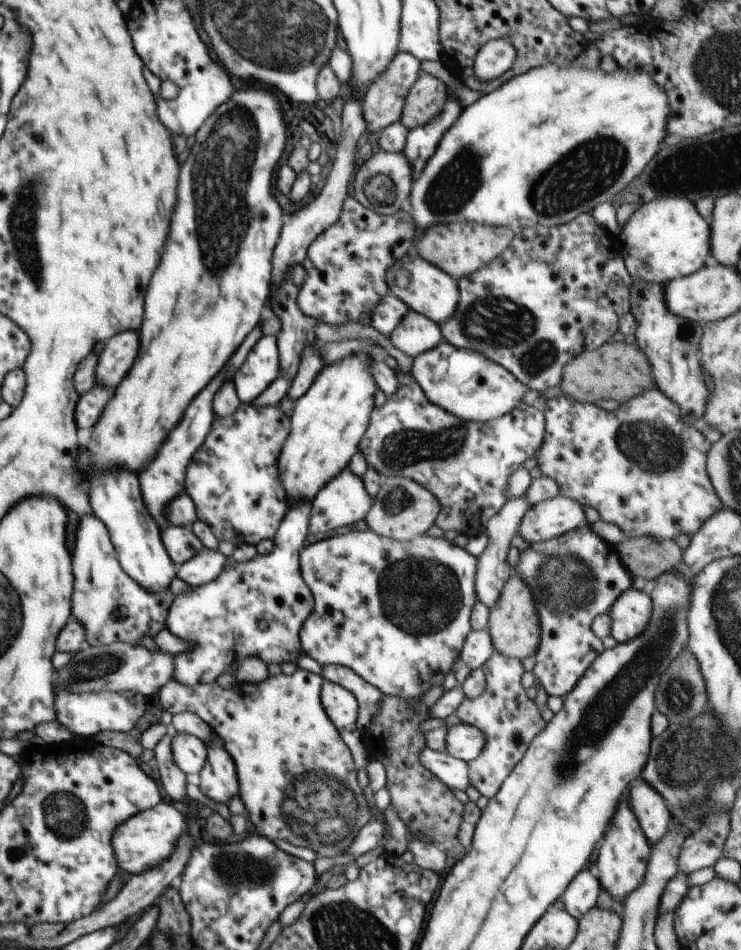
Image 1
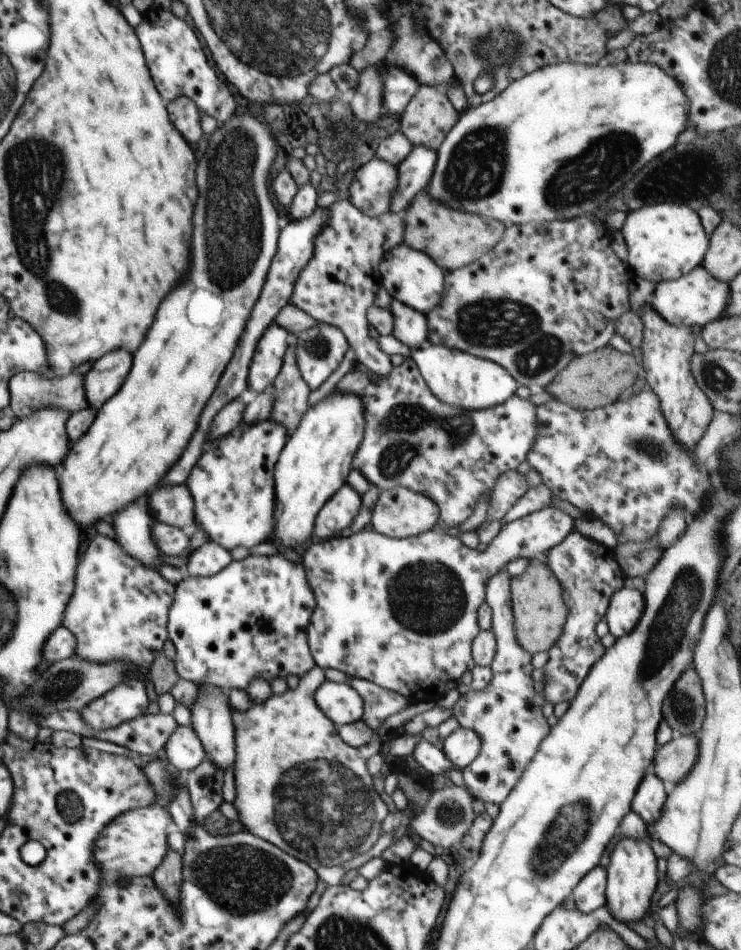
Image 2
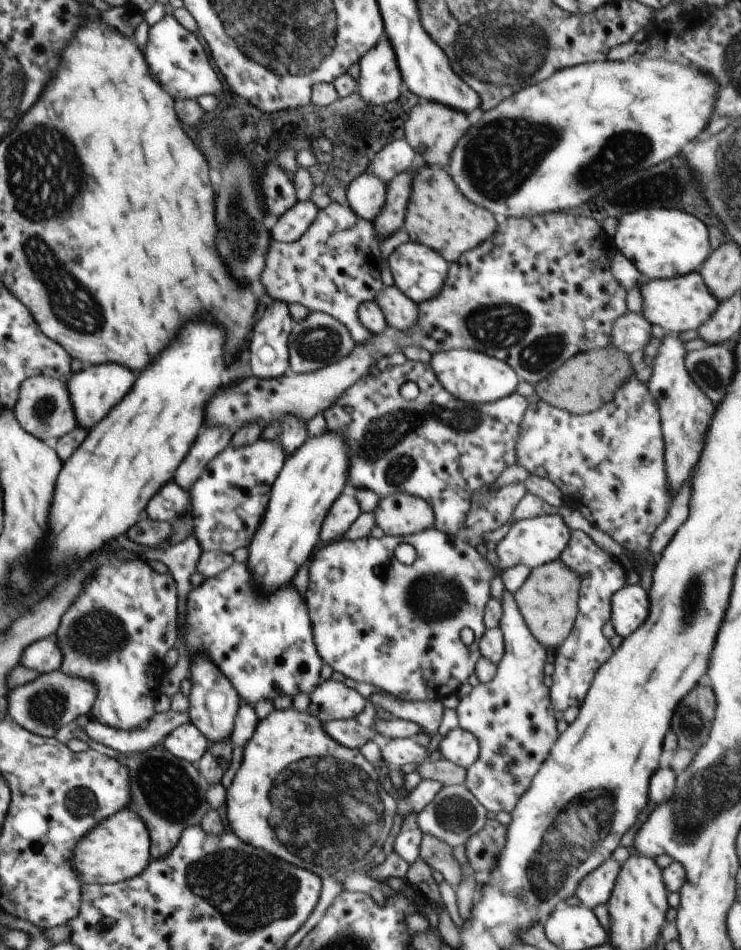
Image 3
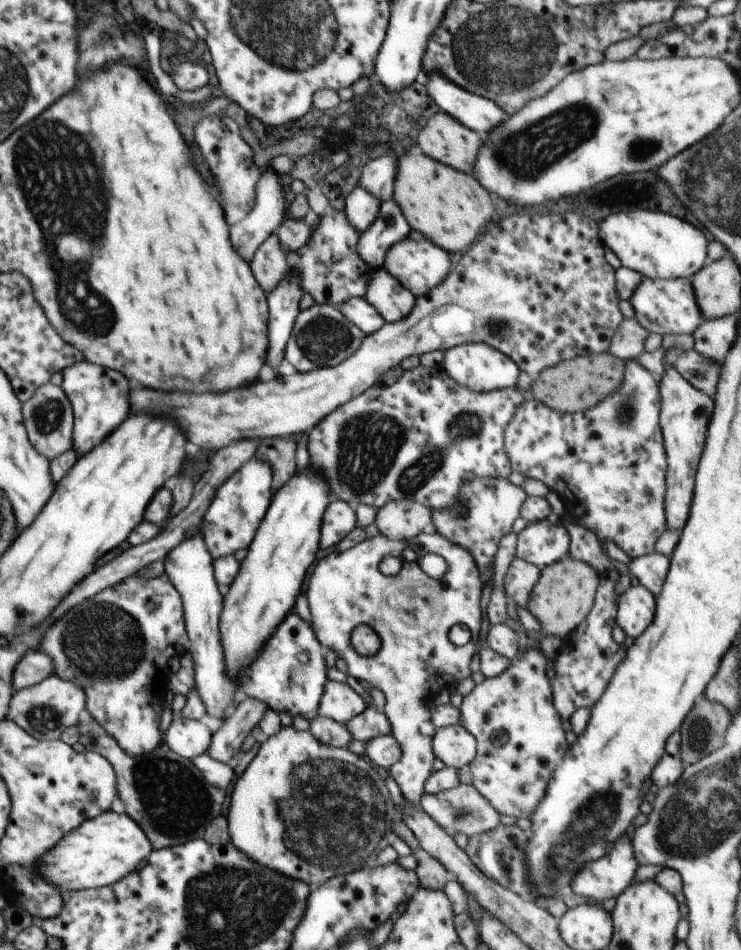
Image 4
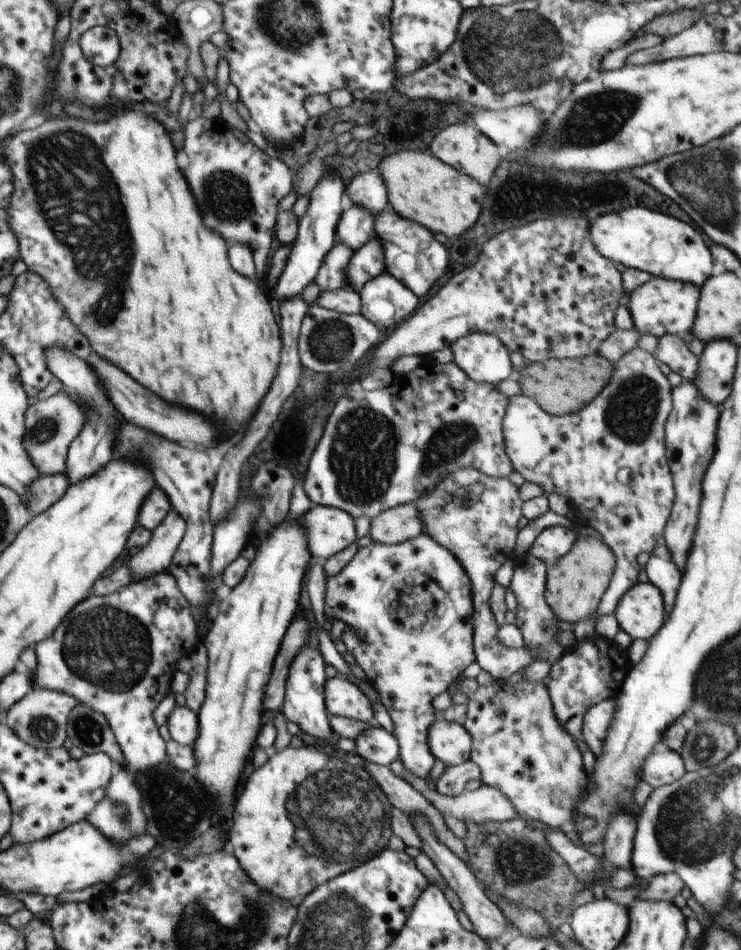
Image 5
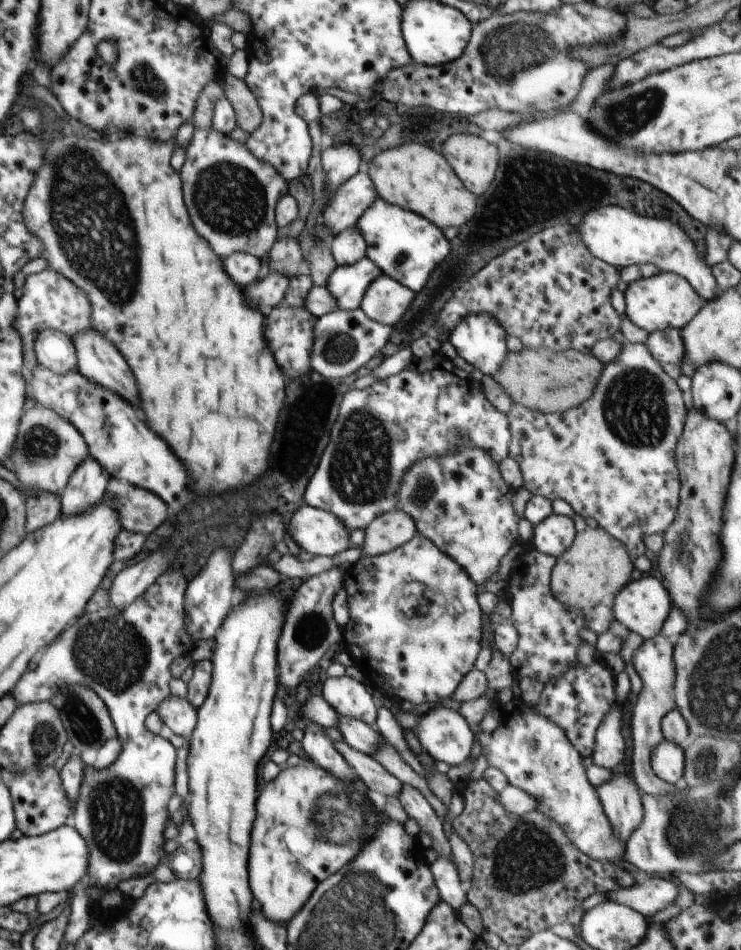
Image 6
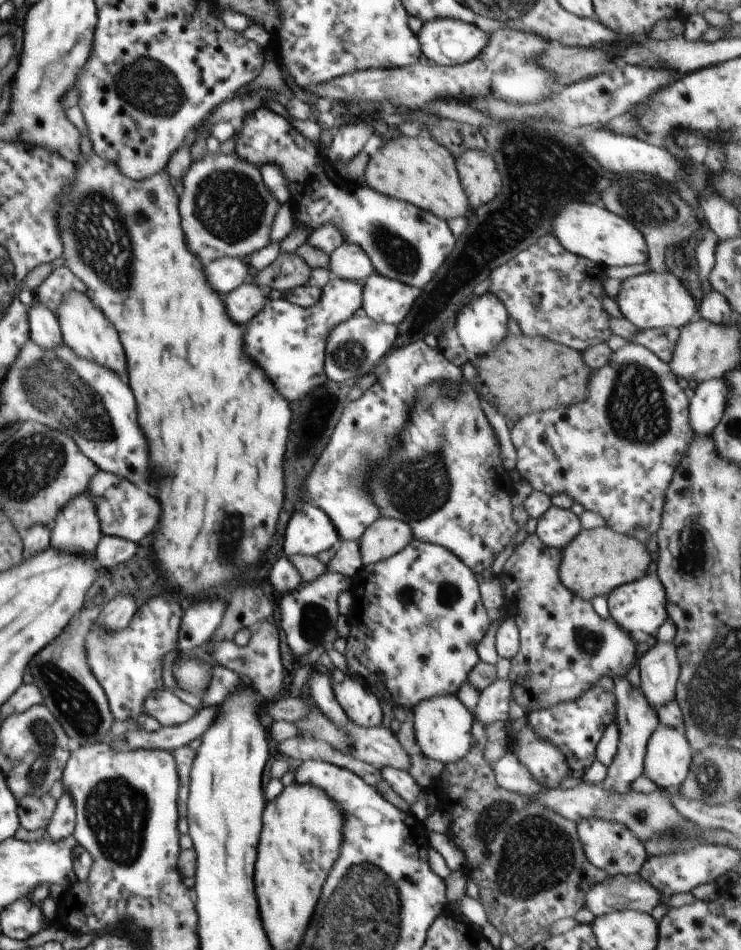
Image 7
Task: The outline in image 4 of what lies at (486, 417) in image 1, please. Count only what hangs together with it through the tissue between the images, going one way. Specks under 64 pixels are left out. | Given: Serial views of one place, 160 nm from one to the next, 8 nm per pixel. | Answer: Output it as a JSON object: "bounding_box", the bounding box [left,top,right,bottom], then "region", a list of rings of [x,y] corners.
{"bounding_box":[441,342,520,392],"region":[[[483,342],[464,343],[444,352],[441,366],[447,375],[474,392],[490,392],[516,387],[520,368],[508,356]]]}

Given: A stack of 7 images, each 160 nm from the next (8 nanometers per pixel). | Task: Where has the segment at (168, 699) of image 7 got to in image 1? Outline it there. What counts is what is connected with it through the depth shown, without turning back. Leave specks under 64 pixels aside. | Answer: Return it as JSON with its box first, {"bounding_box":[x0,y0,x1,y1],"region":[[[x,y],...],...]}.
{"bounding_box":[171,732,207,774],"region":[[[175,732],[171,740],[174,762],[184,774],[198,774],[207,759],[207,746],[196,736]]]}

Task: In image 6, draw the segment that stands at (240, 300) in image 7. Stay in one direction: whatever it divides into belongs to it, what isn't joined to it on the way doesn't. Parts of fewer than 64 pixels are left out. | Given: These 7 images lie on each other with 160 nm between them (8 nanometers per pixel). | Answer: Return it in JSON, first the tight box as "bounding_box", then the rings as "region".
{"bounding_box":[244,273,290,314],"region":[[[273,273],[262,278],[256,284],[248,285],[244,288],[246,292],[246,302],[252,304],[262,314],[284,303],[286,289],[288,288],[290,278],[284,275]]]}

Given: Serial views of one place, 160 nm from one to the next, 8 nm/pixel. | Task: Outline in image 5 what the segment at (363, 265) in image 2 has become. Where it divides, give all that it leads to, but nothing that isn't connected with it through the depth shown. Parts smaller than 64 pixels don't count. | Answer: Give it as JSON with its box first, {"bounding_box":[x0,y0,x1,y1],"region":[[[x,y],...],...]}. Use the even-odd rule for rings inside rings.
{"bounding_box":[182,117,353,291],"region":[[[198,117],[189,120],[184,127],[184,152],[188,156],[188,164],[182,170],[190,190],[194,192],[196,204],[202,212],[204,224],[218,232],[226,242],[240,242],[249,246],[256,260],[255,266],[258,270],[258,278],[267,278],[267,272],[271,263],[271,255],[276,246],[275,226],[277,214],[280,210],[281,198],[286,196],[294,185],[294,174],[291,168],[284,164],[278,157],[272,156],[269,151],[263,151],[254,145],[242,131],[230,127],[222,117],[212,118]],[[338,241],[326,253],[314,280],[321,291],[350,288],[349,281],[345,280],[345,268],[348,267],[353,252]]]}

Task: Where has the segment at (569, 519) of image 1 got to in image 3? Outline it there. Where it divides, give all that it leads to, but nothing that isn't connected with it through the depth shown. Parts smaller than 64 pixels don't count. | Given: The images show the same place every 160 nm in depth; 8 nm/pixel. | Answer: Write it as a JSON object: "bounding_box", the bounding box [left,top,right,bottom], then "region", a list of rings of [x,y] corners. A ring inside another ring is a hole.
{"bounding_box":[304,514,571,701],"region":[[[558,514],[515,521],[508,534],[496,544],[494,551],[498,556],[497,565],[488,562],[465,539],[439,532],[434,527],[406,537],[385,535],[382,538],[372,538],[369,535],[359,540],[339,539],[330,542],[310,558],[309,583],[304,594],[318,654],[324,664],[343,674],[350,684],[364,682],[395,698],[436,701],[457,694],[461,685],[475,673],[476,664],[481,658],[478,642],[486,632],[483,622],[484,608],[491,598],[490,583],[494,575],[500,576],[504,570],[517,565],[524,565],[532,570],[559,559],[570,541],[570,536],[571,530]],[[403,543],[412,545],[416,550],[416,560],[410,566],[398,562],[394,555],[396,547]],[[463,628],[469,628],[475,635],[470,646],[460,640],[460,631]]]}

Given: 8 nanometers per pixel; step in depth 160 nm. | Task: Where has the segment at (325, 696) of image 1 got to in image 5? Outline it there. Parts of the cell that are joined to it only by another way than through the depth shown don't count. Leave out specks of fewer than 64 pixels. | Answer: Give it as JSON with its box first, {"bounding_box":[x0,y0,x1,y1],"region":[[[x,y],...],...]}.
{"bounding_box":[325,675,373,723],"region":[[[338,675],[328,679],[325,696],[329,714],[373,723],[372,703],[346,676]]]}

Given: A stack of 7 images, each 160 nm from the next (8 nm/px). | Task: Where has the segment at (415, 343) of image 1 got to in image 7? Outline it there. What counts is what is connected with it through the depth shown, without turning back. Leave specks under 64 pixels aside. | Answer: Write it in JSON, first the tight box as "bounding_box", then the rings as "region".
{"bounding_box":[362,271,421,325],"region":[[[374,271],[362,284],[362,308],[376,322],[397,325],[410,312],[421,289]]]}

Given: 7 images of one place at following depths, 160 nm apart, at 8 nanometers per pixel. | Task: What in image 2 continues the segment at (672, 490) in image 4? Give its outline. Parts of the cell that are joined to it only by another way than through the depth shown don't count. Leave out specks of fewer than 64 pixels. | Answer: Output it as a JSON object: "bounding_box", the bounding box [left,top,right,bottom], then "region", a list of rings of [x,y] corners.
{"bounding_box":[638,304,714,452],"region":[[[650,304],[644,308],[647,312],[642,310],[638,314],[643,322],[643,341],[640,348],[646,371],[645,378],[660,399],[661,411],[669,424],[674,440],[684,449],[693,452],[714,416],[714,407],[693,377],[690,366],[695,353],[692,328],[670,324]]]}

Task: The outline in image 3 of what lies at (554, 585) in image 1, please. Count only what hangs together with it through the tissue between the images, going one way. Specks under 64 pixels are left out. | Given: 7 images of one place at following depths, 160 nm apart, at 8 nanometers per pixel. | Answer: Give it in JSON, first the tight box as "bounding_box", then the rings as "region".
{"bounding_box":[549,530,628,712],"region":[[[571,530],[570,541],[559,560],[580,580],[578,616],[570,635],[554,650],[553,683],[549,688],[553,708],[555,711],[564,712],[570,706],[580,707],[594,680],[594,674],[614,654],[609,640],[602,634],[602,628],[611,621],[612,596],[627,586],[628,572],[618,557],[610,556],[596,546],[588,534],[580,530]]]}

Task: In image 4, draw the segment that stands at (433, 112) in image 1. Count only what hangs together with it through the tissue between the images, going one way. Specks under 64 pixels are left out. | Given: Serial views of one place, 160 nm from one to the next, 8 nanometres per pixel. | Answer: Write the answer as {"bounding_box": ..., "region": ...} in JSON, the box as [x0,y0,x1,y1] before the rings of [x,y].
{"bounding_box":[418,111,482,174],"region":[[[443,111],[422,124],[418,136],[418,146],[425,155],[466,174],[474,168],[482,143],[475,130]]]}

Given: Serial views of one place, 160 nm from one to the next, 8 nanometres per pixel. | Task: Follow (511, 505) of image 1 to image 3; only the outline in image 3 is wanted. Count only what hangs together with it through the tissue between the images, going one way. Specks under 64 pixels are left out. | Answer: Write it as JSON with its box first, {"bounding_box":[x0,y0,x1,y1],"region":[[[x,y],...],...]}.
{"bounding_box":[456,590,559,813],"region":[[[504,590],[500,604],[502,604],[502,618],[500,618],[499,628],[502,630],[504,640],[504,656],[498,662],[494,679],[488,684],[480,683],[474,686],[468,696],[459,700],[460,704],[456,708],[456,713],[460,722],[459,728],[472,732],[479,743],[479,758],[467,769],[465,788],[472,792],[486,811],[510,813],[516,808],[518,798],[530,788],[534,774],[540,770],[542,762],[550,754],[550,748],[554,746],[559,733],[554,716],[555,709],[550,701],[550,691],[543,682],[546,649],[530,634],[514,596],[510,592]]]}

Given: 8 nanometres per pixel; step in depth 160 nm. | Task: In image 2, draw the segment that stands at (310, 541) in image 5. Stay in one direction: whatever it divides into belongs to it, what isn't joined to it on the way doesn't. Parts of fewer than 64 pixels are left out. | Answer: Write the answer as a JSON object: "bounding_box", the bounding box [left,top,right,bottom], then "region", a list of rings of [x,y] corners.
{"bounding_box":[313,485,361,540],"region":[[[350,485],[342,486],[319,510],[313,532],[324,540],[340,536],[342,530],[351,528],[361,506],[361,496]]]}

